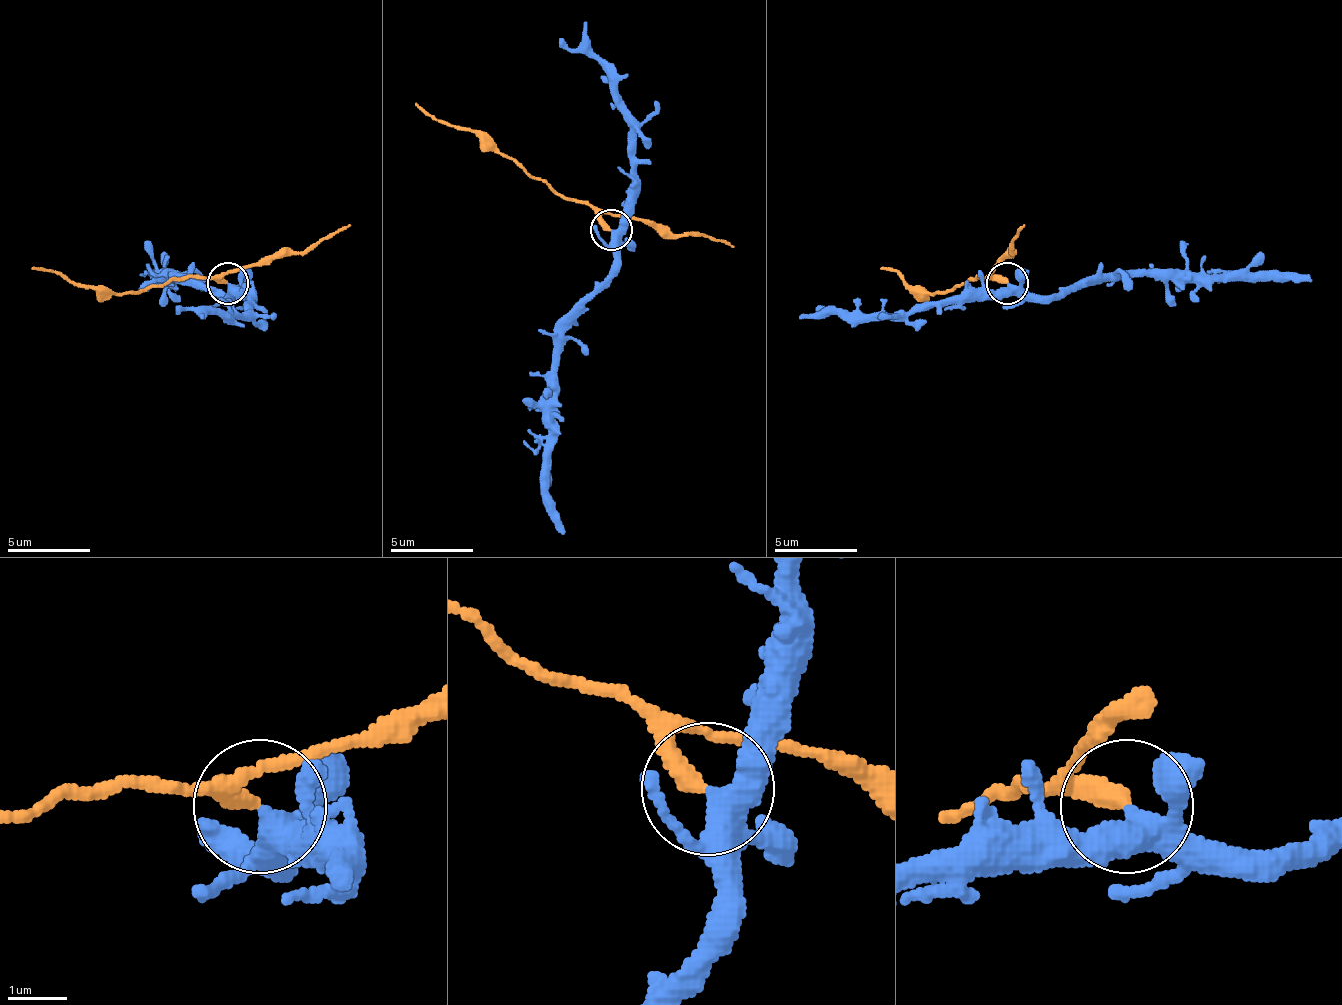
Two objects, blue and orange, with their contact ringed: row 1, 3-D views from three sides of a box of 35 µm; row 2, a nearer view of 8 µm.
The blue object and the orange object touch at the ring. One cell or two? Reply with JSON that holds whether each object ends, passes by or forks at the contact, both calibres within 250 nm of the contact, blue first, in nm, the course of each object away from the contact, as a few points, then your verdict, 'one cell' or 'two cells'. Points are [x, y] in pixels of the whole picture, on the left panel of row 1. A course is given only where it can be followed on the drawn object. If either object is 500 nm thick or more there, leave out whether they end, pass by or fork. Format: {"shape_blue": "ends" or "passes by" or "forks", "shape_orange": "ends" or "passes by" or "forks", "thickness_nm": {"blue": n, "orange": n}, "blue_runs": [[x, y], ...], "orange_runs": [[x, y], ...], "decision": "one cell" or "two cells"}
{"shape_blue": "forks", "shape_orange": "ends", "thickness_nm": {"blue": 300, "orange": 320}, "blue_runs": [[226, 282], [231, 294], [189, 278], [164, 278], [181, 282]], "orange_runs": [[226, 282], [176, 278], [102, 294], [43, 269], [31, 269]], "decision": "two cells"}

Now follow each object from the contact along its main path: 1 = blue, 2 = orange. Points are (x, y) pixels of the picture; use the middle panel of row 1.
1: (610, 231), (614, 276), (572, 322), (552, 368), (547, 514), (564, 535)
2: (610, 231), (589, 206), (560, 197), (485, 139), (427, 114), (414, 102)

